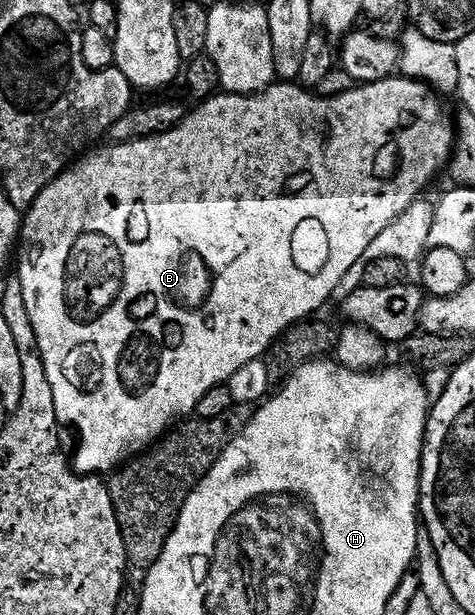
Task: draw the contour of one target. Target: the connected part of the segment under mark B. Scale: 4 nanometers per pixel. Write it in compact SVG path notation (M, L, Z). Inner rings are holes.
M392 76L382 78L376 82L366 84L355 84L344 94L335 94L332 98L318 98L318 93L304 88L299 84L292 84L283 80L278 84L272 84L260 94L228 94L226 92L216 93L214 96L200 101L199 106L190 111L183 119L180 126L174 126L172 130L166 130L163 134L156 134L154 138L142 138L136 142L121 142L118 144L107 144L104 150L96 154L88 153L80 157L70 168L63 171L58 178L51 181L37 196L37 200L31 209L26 211L21 222L21 241L17 246L17 258L19 254L19 266L23 269L21 275L21 292L25 292L25 308L29 308L29 320L33 323L33 332L37 332L37 344L45 364L45 372L49 380L49 388L53 388L53 404L55 405L55 417L60 423L68 422L75 426L79 433L79 447L73 454L73 469L80 476L107 476L112 473L128 457L138 456L148 449L156 440L163 437L172 429L176 420L186 419L194 415L199 406L199 401L210 392L214 386L222 387L241 368L241 364L249 364L262 359L275 343L279 335L286 332L294 322L301 322L312 317L314 310L319 310L339 289L345 272L365 256L365 248L381 232L389 226L405 210L409 204L413 204L424 193L423 189L439 174L439 169L446 167L450 161L451 151L454 149L455 126L447 115L443 114L443 106L440 95L428 83L406 76Z

